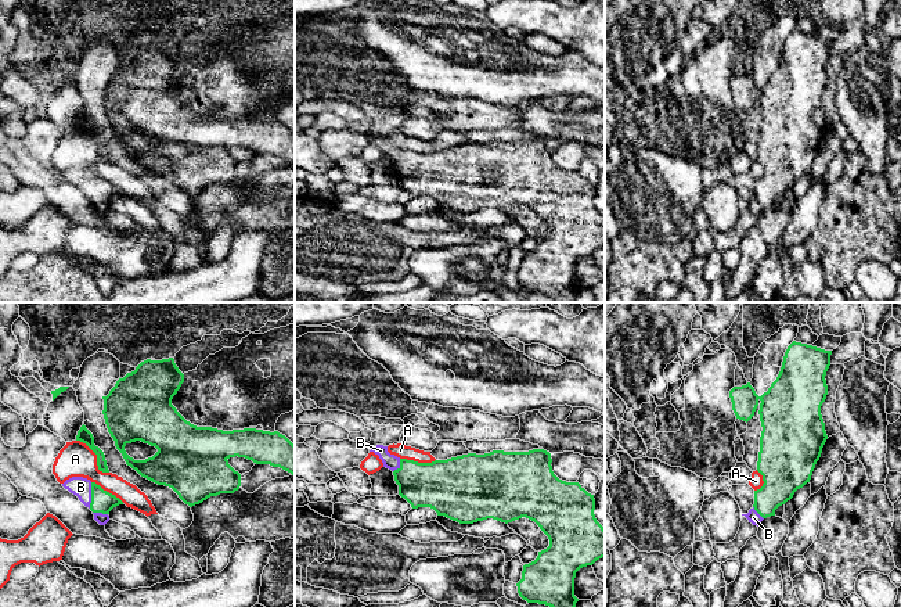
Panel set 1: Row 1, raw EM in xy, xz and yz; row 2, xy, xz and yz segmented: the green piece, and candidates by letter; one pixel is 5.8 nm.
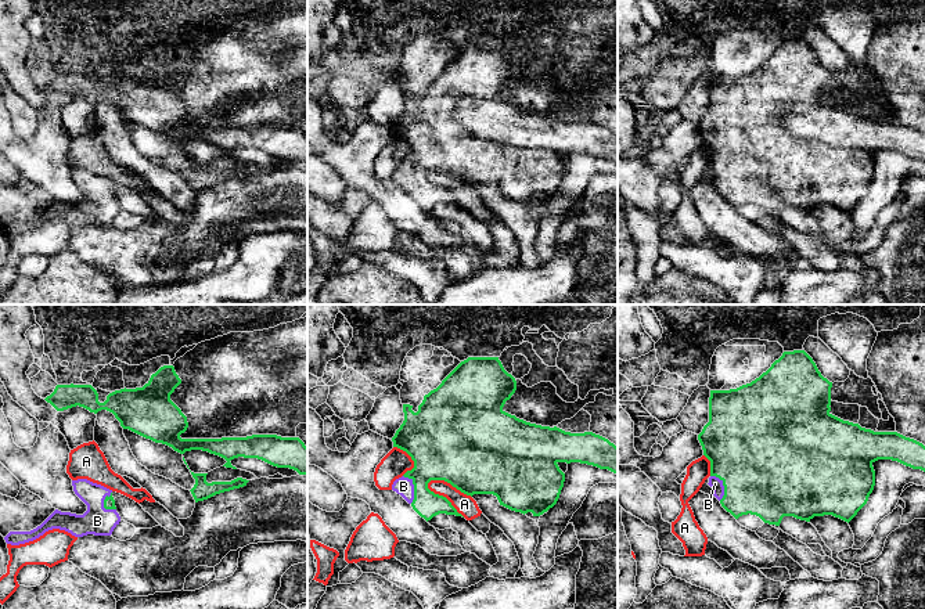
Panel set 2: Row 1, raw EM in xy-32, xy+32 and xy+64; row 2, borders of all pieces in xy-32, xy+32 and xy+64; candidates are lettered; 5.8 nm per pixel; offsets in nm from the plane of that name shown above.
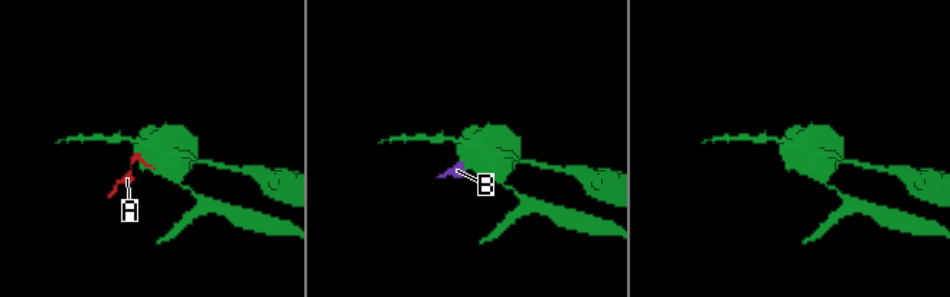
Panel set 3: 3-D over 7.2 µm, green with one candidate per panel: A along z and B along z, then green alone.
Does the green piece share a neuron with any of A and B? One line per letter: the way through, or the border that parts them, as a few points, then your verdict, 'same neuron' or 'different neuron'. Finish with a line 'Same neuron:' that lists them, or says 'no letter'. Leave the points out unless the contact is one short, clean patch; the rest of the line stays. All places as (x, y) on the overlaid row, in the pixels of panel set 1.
A: different neuron
B: way xy (103, 502), (92, 495), (80, 487); same neuron
Same neuron: B

